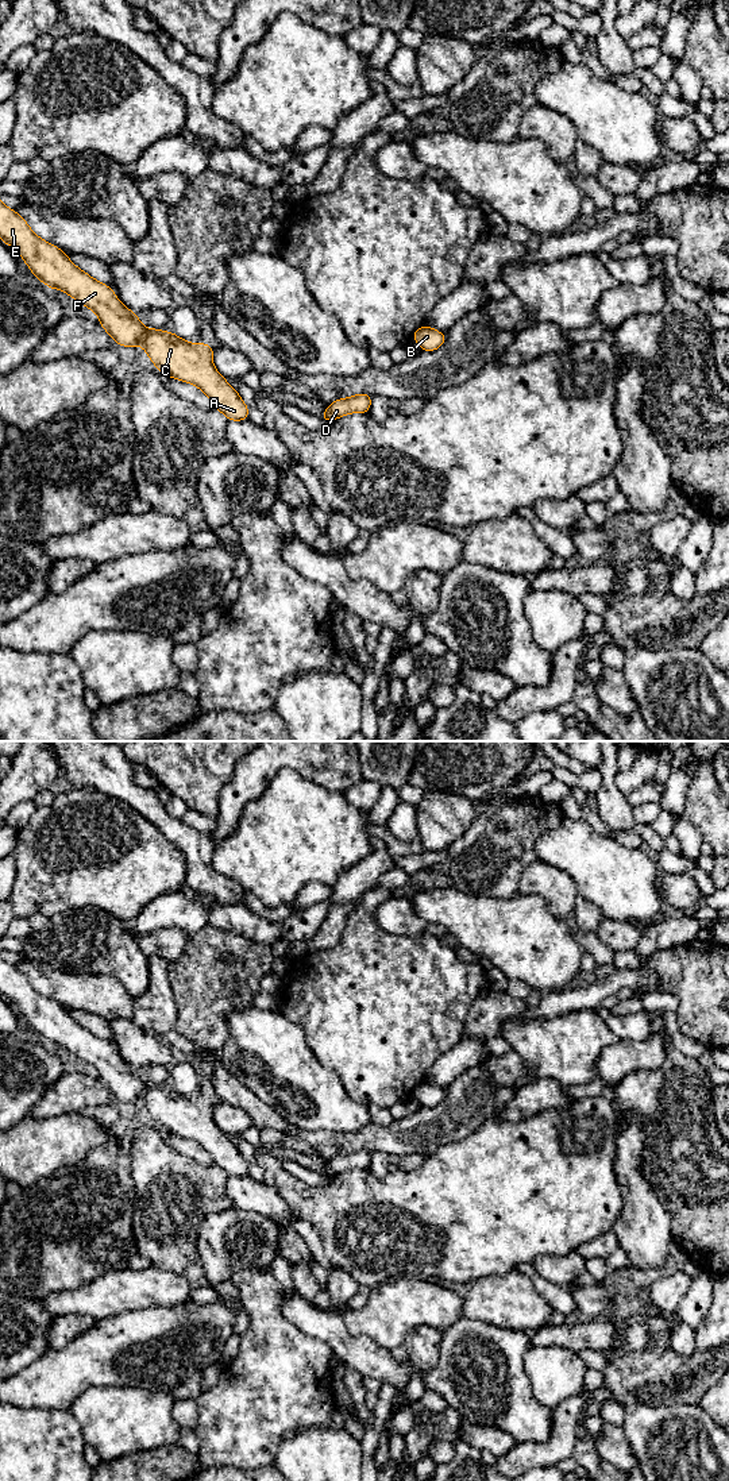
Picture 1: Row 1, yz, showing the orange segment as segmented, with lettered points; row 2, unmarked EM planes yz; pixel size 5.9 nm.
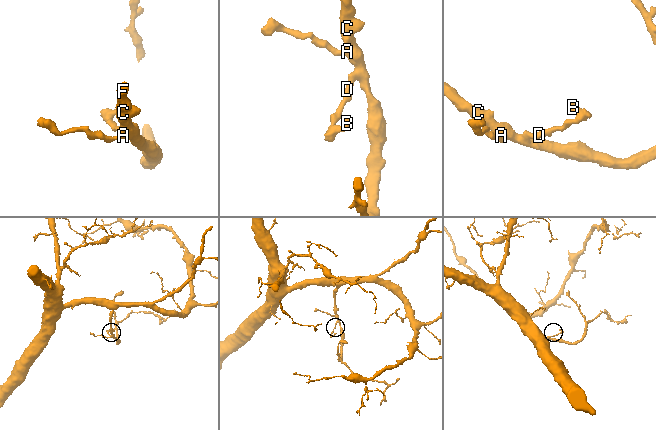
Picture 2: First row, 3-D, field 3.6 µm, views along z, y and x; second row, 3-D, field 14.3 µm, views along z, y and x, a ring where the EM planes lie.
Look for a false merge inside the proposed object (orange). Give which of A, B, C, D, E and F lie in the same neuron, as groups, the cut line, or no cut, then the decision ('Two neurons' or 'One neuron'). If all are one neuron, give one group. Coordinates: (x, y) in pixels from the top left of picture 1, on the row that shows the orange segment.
Groups: A B C D E F. No split. One neuron

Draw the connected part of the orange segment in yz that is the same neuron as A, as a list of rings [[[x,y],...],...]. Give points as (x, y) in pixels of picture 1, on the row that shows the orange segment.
[[[0,201],[0,239],[14,246],[31,273],[50,289],[59,289],[96,312],[99,323],[117,344],[143,346],[158,371],[196,385],[230,421],[248,419],[248,408],[212,363],[215,346],[190,344],[173,332],[142,325],[113,290],[69,261],[68,254],[32,232],[16,211]]]

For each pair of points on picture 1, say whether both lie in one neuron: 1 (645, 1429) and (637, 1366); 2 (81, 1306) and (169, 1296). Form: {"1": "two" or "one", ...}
{"1": "two", "2": "one"}

